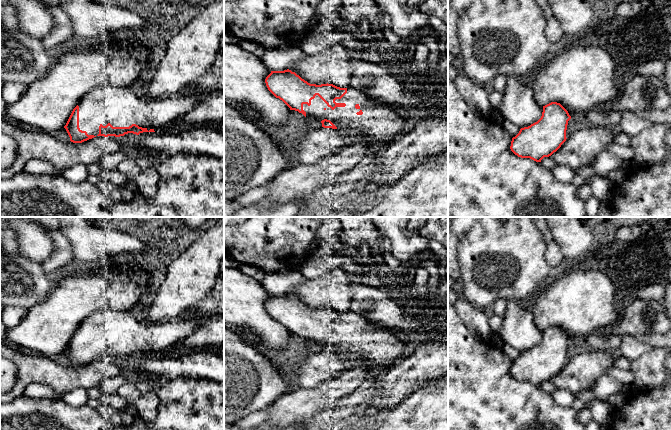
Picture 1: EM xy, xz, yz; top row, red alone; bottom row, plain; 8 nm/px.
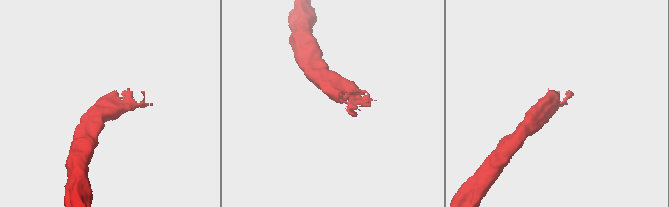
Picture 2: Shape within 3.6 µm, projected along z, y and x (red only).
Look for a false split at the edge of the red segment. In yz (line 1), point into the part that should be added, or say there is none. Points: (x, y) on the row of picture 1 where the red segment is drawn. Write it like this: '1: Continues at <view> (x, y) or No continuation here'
1: No continuation here

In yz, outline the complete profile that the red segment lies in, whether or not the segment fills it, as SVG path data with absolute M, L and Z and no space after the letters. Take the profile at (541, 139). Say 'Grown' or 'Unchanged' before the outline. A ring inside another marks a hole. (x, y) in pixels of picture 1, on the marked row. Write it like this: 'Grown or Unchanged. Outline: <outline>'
Unchanged. Outline: M557 102L543 106L541 118L528 127L521 128L519 133L512 138L510 149L521 158L530 158L541 162L544 157L551 156L566 141L568 121L571 119L568 111Z

